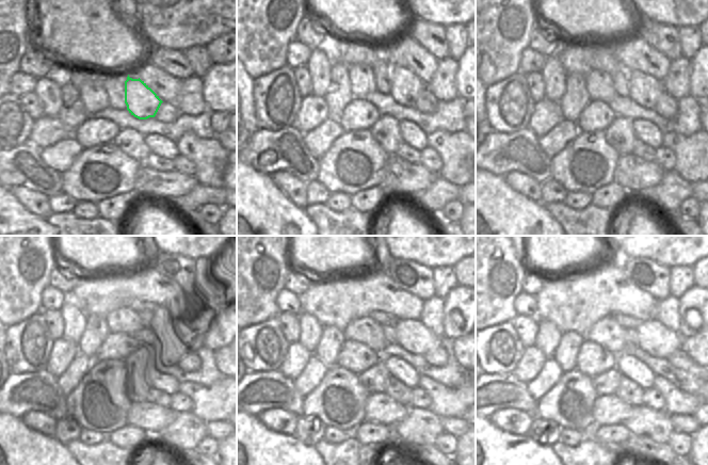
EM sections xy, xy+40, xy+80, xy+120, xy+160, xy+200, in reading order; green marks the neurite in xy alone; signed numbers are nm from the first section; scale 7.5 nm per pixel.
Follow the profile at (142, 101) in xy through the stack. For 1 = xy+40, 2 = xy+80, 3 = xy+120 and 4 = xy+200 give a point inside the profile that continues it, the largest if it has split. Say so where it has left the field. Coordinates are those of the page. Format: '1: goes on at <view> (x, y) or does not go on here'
1: goes on at xy+40 (384, 103)
2: goes on at xy+80 (645, 91)
3: goes on at xy+120 (171, 334)
4: goes on at xy+200 (656, 341)

